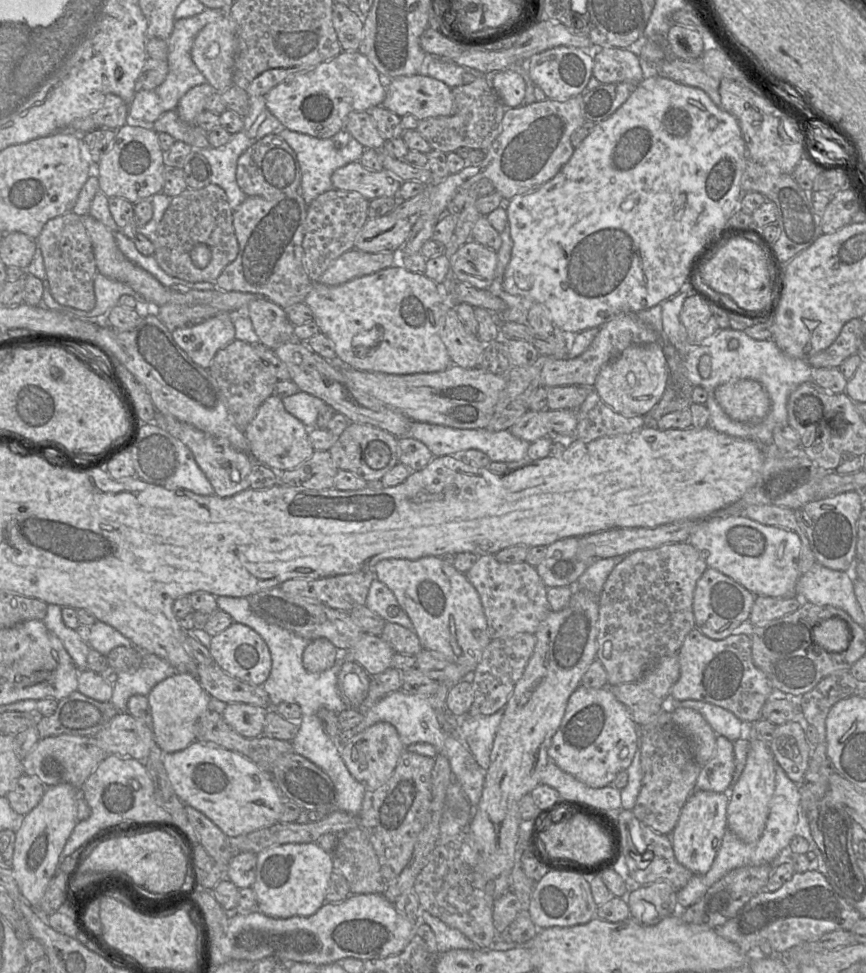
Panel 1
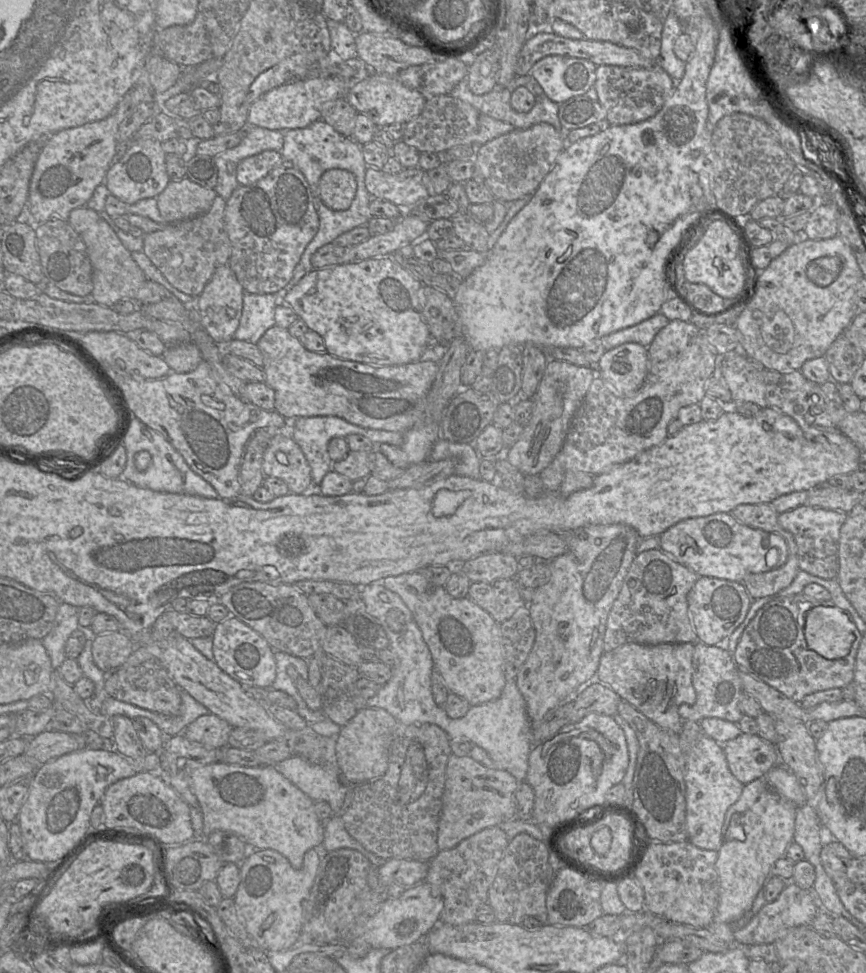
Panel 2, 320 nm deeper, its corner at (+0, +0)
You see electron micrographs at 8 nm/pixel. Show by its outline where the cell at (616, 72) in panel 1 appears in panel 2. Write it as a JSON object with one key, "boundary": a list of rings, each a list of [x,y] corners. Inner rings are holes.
{"boundary":[[[657,64],[652,68],[601,65],[596,68],[594,87],[597,101],[606,111],[606,121],[610,125],[630,125],[655,116],[674,92],[677,82]]]}

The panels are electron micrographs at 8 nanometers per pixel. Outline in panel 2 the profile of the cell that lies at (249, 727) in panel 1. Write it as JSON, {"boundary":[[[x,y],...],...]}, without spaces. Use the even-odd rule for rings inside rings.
{"boundary":[[[210,712],[190,723],[182,735],[205,747],[224,748],[228,746],[232,728],[226,720]]]}

